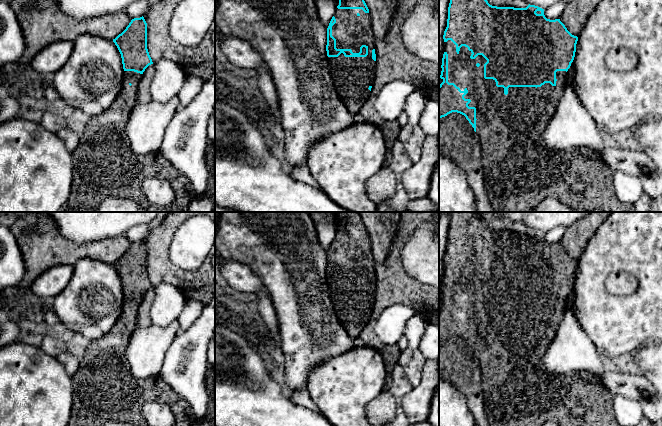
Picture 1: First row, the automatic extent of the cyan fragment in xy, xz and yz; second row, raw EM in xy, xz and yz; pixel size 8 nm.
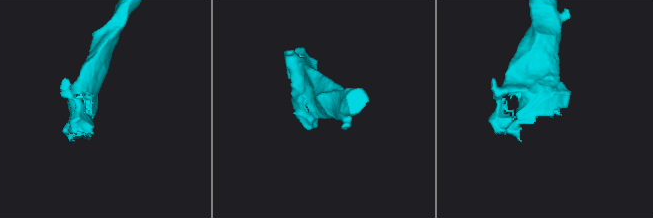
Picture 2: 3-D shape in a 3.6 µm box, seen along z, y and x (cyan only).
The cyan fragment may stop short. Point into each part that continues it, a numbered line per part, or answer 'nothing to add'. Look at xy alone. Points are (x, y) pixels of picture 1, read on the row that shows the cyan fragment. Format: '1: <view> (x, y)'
1: xy (104, 164)

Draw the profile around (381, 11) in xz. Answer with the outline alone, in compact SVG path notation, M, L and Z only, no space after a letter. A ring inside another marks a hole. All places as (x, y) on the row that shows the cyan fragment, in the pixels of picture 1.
M364 0L371 16L371 27L377 39L383 39L392 23L399 0Z

